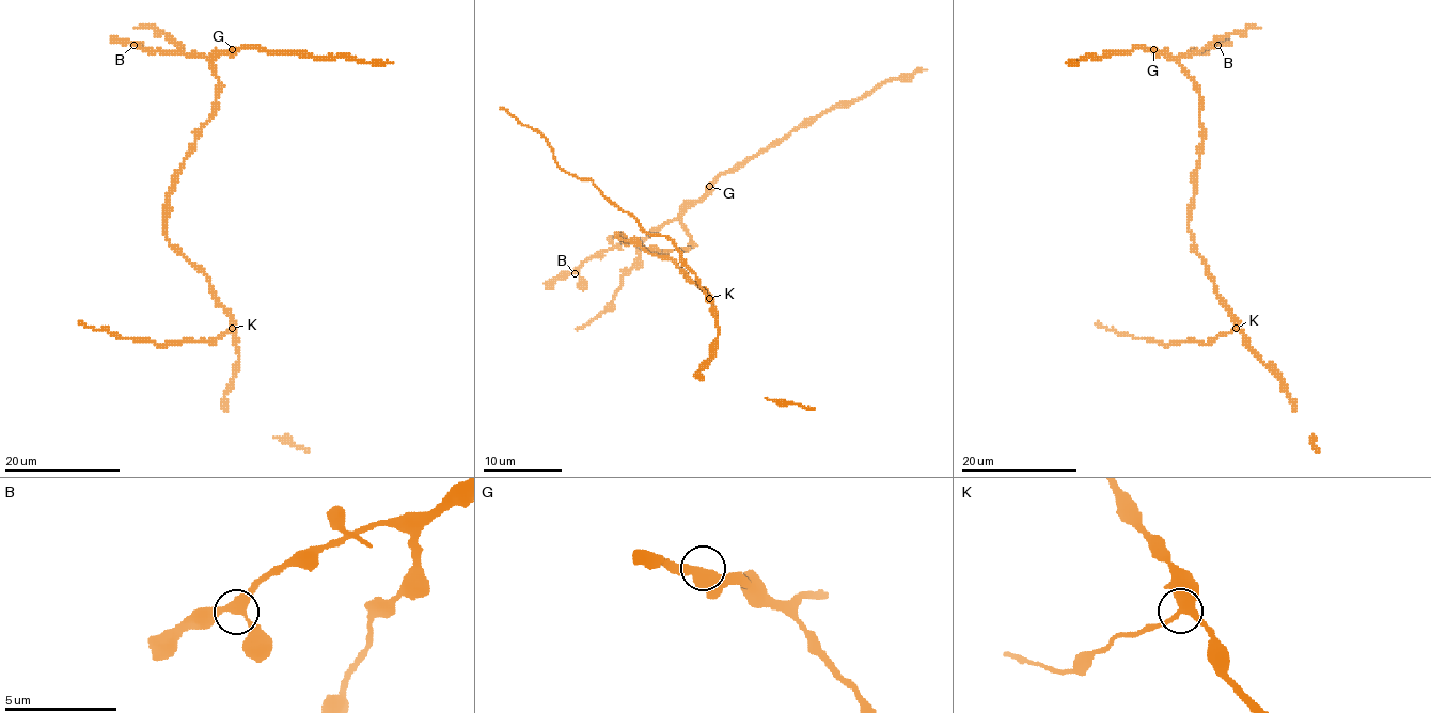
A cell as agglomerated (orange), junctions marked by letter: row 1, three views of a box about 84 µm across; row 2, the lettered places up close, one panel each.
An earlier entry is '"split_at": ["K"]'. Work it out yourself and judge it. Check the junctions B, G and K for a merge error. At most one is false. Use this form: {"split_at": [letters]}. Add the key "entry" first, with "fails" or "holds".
{"entry": "holds", "split_at": ["K"]}

